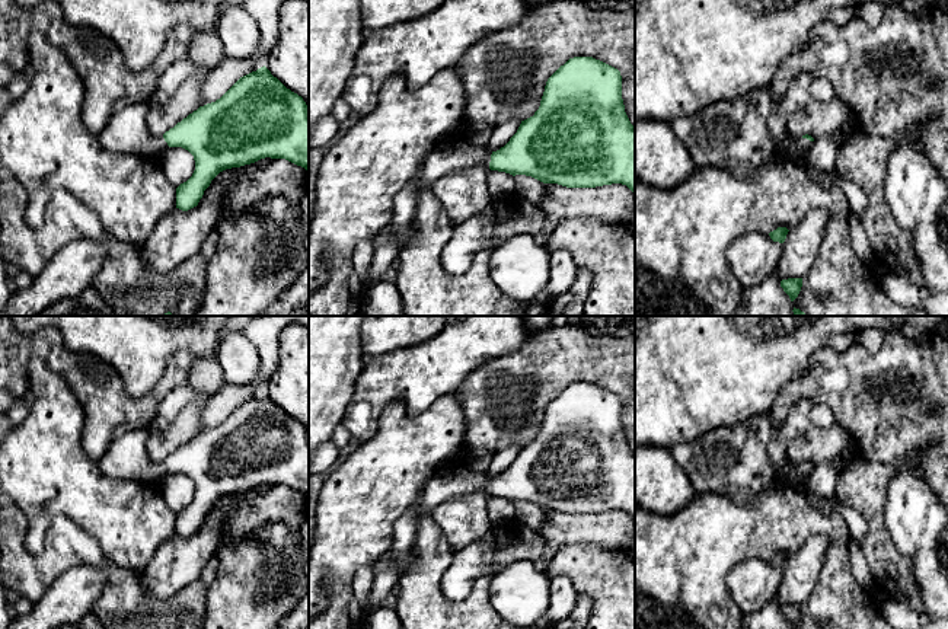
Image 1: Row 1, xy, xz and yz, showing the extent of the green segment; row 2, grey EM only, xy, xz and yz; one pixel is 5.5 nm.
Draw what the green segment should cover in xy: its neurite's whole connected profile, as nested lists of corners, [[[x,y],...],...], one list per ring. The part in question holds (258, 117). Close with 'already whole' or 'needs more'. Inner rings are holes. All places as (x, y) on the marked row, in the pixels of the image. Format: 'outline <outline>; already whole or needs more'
outline [[[264,66],[240,77],[220,99],[216,102],[200,106],[189,114],[173,128],[166,131],[162,137],[153,137],[146,124],[149,103],[153,95],[146,100],[131,106],[125,106],[115,112],[105,128],[98,134],[102,147],[121,151],[140,154],[144,157],[157,157],[167,147],[182,147],[188,150],[195,160],[195,170],[192,176],[176,188],[176,208],[188,211],[198,205],[204,191],[210,186],[211,181],[223,170],[240,167],[255,163],[261,159],[285,159],[309,172],[309,111],[301,96],[287,89],[271,71]]]; needs more

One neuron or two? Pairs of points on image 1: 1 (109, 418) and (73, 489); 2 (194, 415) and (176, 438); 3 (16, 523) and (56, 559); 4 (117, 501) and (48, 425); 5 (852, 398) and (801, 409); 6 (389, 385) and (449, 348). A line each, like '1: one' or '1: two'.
1: two
2: one
3: one
4: one
5: two
6: one

